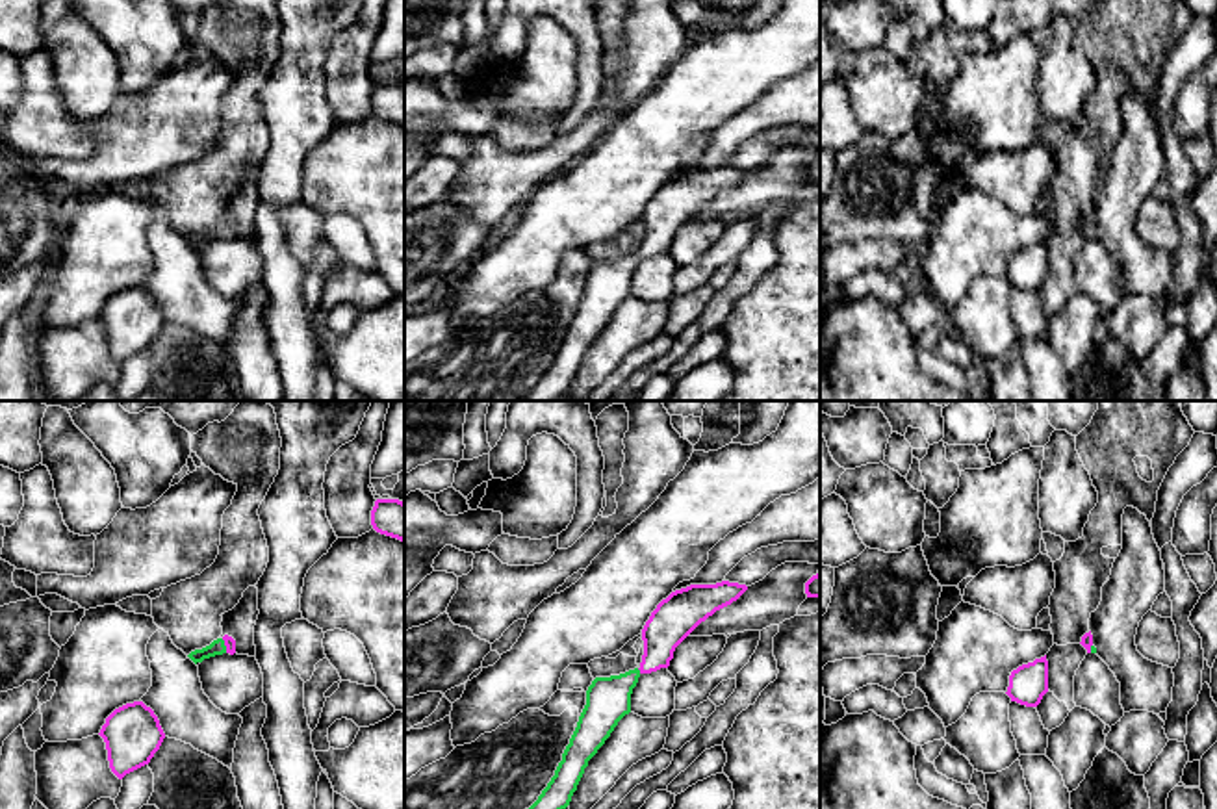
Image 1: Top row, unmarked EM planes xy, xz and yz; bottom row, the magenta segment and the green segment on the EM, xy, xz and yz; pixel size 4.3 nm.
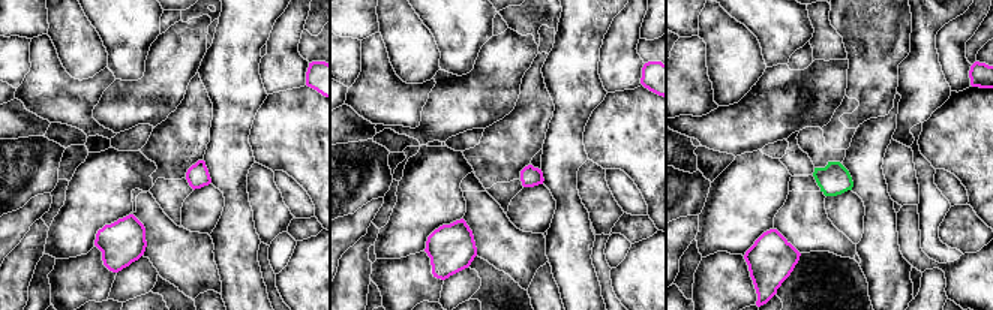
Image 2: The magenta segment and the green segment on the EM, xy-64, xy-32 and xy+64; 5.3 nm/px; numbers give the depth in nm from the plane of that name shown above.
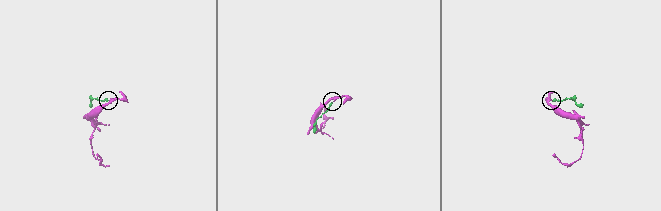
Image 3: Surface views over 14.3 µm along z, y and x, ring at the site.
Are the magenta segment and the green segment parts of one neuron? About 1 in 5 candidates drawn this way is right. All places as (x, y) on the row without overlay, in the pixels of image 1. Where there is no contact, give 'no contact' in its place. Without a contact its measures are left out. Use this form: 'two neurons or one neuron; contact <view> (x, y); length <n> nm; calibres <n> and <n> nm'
one neuron; contact xz (639, 253); length 30 nm; calibres 180 and 190 nm

